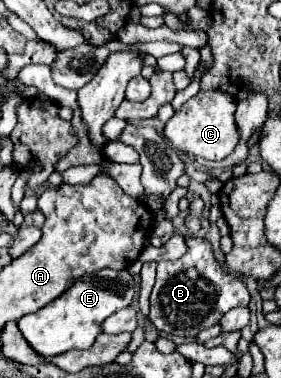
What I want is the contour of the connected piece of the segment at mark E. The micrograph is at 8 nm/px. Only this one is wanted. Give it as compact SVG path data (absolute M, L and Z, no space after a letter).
M104 268L96 274L76 278L74 284L62 296L52 300L48 306L40 308L38 312L22 316L18 320L18 328L28 340L28 344L46 358L64 354L74 348L86 350L92 346L92 342L96 342L96 336L100 336L102 322L116 310L130 306L134 294L136 294L136 282L134 276L128 272L128 268L124 270Z

